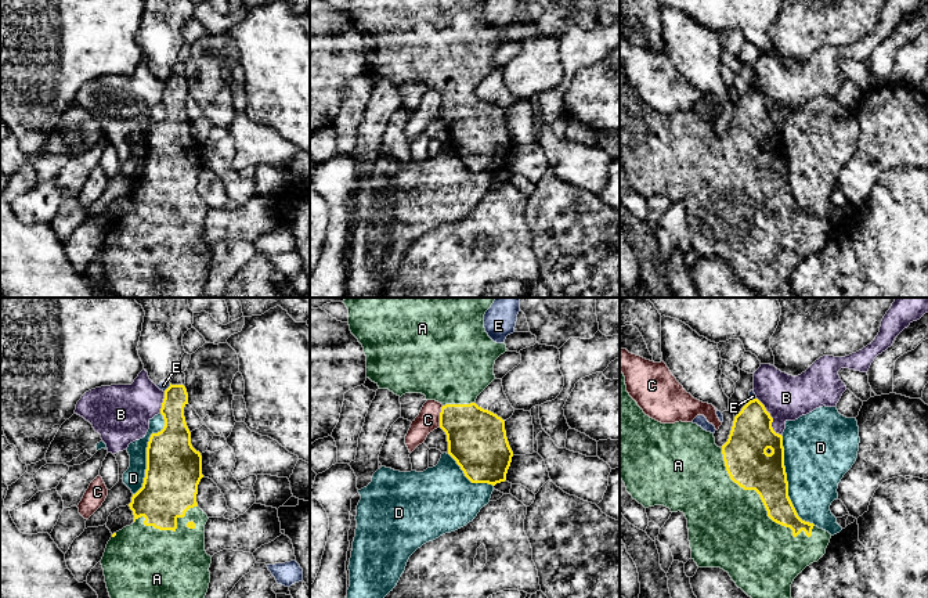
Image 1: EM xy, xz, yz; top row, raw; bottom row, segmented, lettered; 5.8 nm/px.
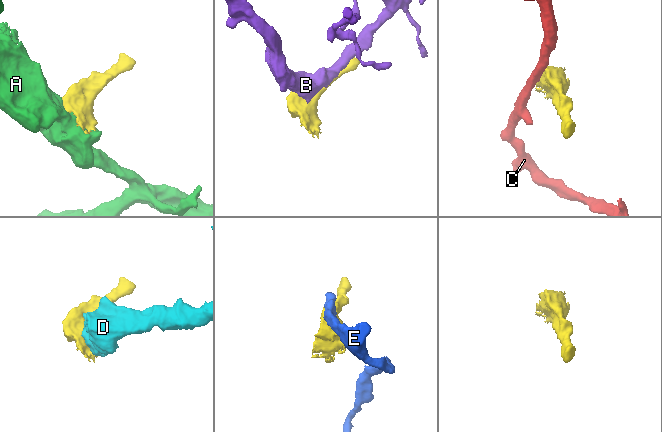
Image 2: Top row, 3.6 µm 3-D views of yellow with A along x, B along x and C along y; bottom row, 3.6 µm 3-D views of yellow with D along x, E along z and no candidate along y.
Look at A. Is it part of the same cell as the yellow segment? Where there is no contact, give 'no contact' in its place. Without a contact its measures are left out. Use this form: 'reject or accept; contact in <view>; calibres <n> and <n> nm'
accept; contact in yz; calibres 260 and 480 nm

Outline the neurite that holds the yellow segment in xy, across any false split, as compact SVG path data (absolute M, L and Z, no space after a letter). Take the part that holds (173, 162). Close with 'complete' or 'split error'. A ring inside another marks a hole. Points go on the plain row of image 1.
M170 73L160 98L165 116L149 127L144 173L129 194L134 213L112 224L101 249L115 298L201 298L207 282L212 246L205 241L205 215L209 208L196 192L202 145L191 134L184 107L187 94L185 76Z; split error

